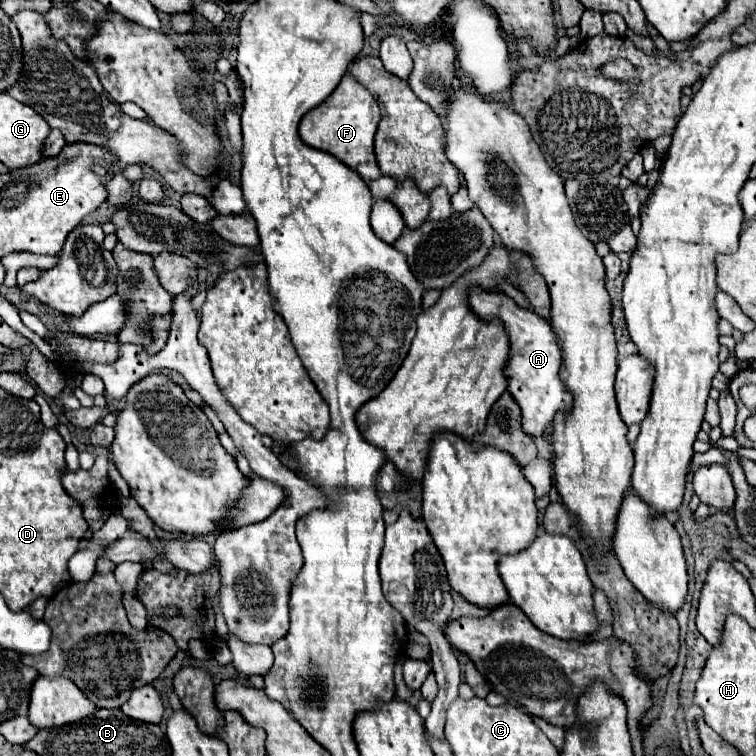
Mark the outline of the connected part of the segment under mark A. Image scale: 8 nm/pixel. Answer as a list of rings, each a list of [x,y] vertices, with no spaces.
[[[468,286],[468,300],[470,310],[480,320],[500,320],[506,326],[510,342],[510,356],[504,370],[504,376],[508,378],[508,392],[522,410],[522,428],[528,432],[528,436],[544,436],[544,430],[552,422],[554,414],[558,410],[572,408],[572,394],[566,390],[564,384],[560,384],[558,376],[562,352],[556,334],[552,332],[548,320],[518,306],[512,298],[508,298],[502,292],[492,294],[480,286]]]

